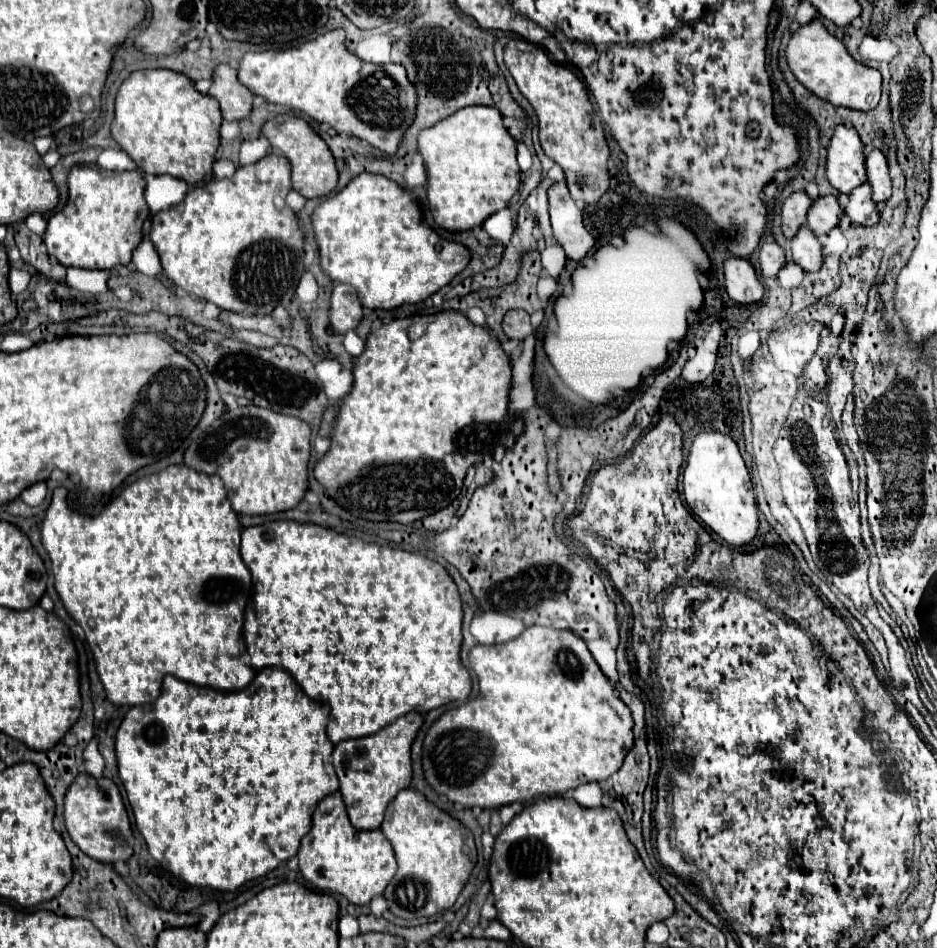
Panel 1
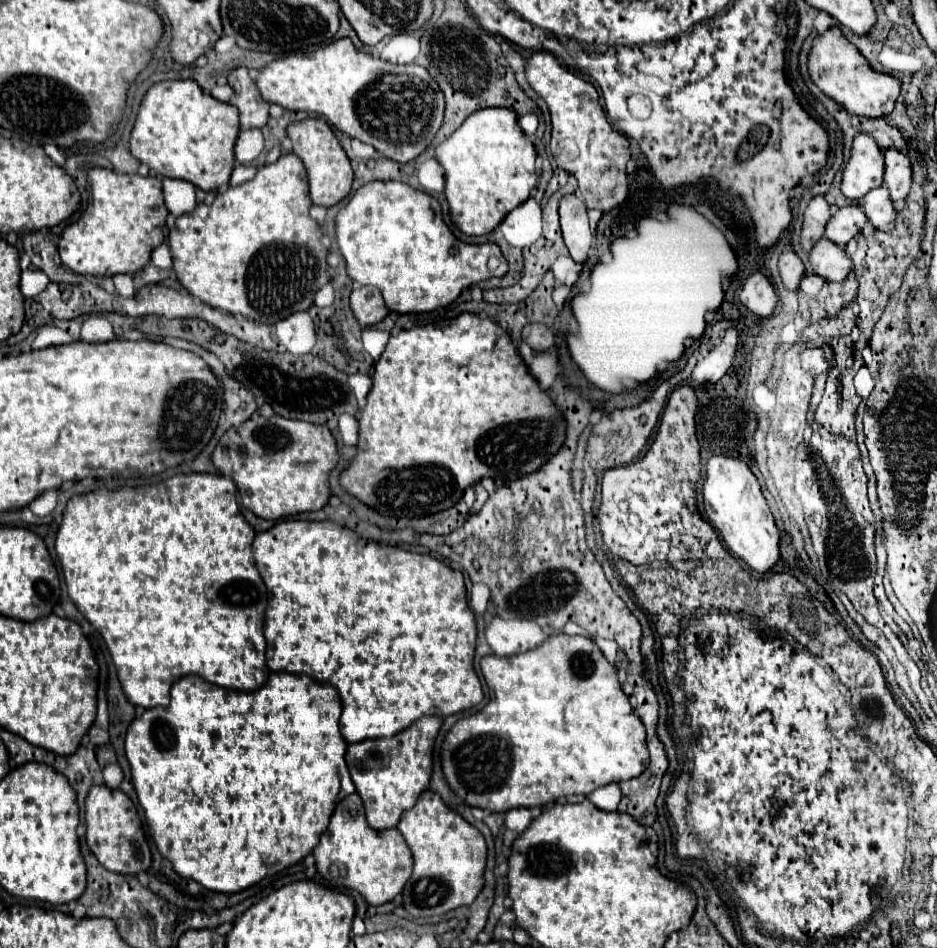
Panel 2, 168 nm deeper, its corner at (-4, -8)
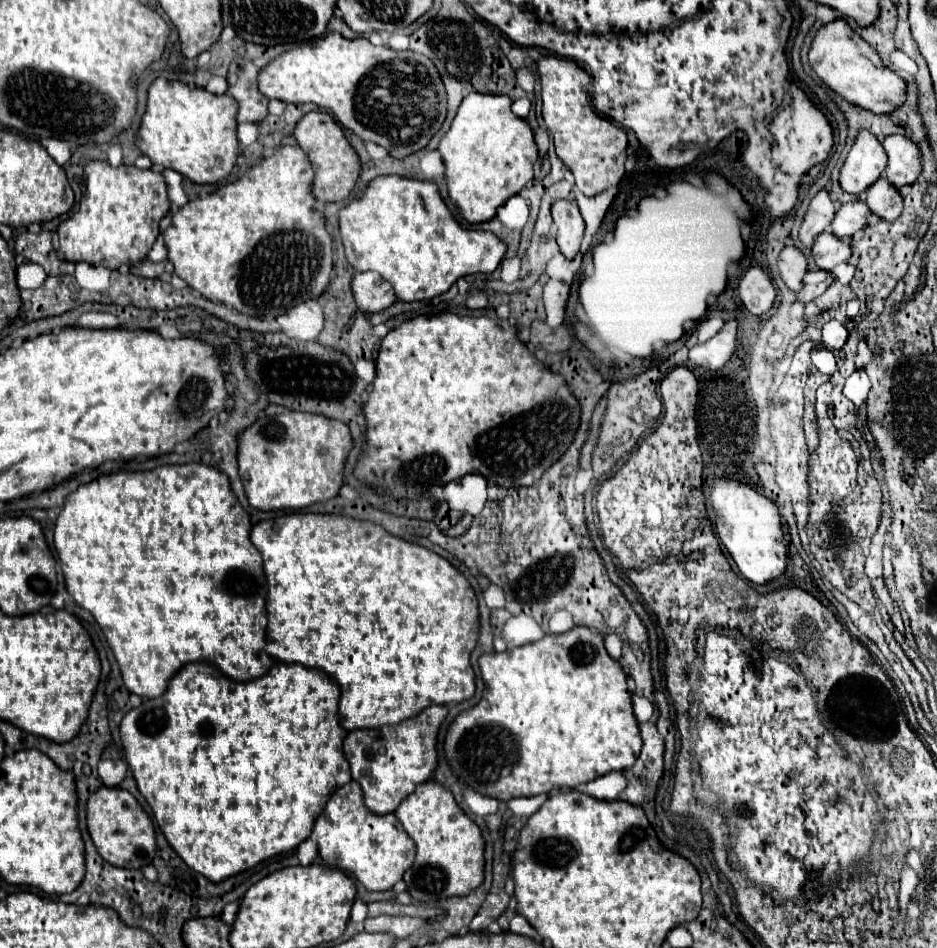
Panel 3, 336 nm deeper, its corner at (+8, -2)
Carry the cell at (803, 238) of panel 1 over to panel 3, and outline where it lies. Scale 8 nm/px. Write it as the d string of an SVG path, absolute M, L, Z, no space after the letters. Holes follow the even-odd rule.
M822 232L812 244L812 256L820 270L832 272L834 266L846 262L852 256L852 250L848 244L832 236L832 232Z

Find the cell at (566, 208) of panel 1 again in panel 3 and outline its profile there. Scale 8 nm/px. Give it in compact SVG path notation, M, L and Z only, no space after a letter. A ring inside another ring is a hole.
M556 200L554 208L552 208L552 218L554 218L554 224L558 228L556 240L558 240L560 252L568 260L572 260L578 254L580 242L584 236L582 214L580 214L578 206L572 204L570 200Z

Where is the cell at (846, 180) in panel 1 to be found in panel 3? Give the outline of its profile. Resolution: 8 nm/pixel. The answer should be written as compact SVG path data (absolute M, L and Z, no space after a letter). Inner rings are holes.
M860 130L840 168L840 186L850 194L860 194L880 178L884 168L886 152L882 144L868 130Z

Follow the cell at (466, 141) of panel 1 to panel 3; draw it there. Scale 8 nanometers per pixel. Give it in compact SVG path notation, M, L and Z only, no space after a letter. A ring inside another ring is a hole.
M466 96L450 130L438 144L446 166L448 196L470 224L494 218L498 206L518 194L534 178L534 162L538 160L534 134L526 120L512 114L510 104L512 100L506 96Z

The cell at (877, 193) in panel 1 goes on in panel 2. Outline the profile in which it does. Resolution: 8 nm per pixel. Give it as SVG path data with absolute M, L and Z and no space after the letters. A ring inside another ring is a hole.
M888 148L884 156L886 156L884 186L890 190L892 200L902 200L908 196L910 186L912 186L910 158L896 148Z

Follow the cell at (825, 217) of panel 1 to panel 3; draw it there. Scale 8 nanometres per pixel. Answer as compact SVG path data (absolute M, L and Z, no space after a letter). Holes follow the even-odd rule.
M860 200L842 204L840 210L836 210L834 220L830 224L832 234L838 236L842 242L850 242L852 234L866 226L866 214L868 214L868 206Z

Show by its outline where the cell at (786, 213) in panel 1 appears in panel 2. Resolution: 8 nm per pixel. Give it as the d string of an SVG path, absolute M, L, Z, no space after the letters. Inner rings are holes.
M816 196L804 212L800 244L806 252L810 252L812 246L824 236L824 230L830 218L832 218L832 206L826 202L824 196Z

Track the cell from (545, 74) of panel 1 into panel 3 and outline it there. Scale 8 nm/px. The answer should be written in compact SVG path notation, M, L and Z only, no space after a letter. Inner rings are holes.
M548 54L540 56L538 78L542 86L542 118L554 140L558 158L570 168L576 186L584 196L596 196L618 186L624 176L626 132L614 122L598 116L590 106L590 76L576 62Z

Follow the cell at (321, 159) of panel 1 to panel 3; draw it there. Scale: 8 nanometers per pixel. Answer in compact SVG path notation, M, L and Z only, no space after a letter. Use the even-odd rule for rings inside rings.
M310 112L302 116L292 134L314 168L314 182L312 182L314 198L324 204L344 200L356 184L356 178L360 174L360 160L352 150L352 146L348 144L348 140L344 138L340 126L326 112Z

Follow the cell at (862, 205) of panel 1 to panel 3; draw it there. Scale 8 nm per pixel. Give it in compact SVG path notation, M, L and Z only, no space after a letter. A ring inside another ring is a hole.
M880 176L868 190L866 190L866 200L872 214L876 214L882 220L894 222L900 212L902 212L902 198L894 186L886 178Z

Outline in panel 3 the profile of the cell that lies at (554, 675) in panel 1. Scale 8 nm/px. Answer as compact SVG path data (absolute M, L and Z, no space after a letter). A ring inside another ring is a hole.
M576 626L570 632L546 634L542 640L538 640L534 644L518 646L514 650L482 654L478 658L478 666L480 666L480 672L482 672L482 678L484 678L484 684L486 684L484 696L482 696L482 700L476 706L472 706L470 710L460 712L452 720L452 724L450 724L448 732L446 732L446 738L444 738L444 756L446 756L448 766L452 768L452 772L458 778L464 778L464 784L470 786L472 790L476 790L476 792L480 792L484 796L508 802L508 800L518 798L518 796L550 794L558 786L578 786L578 784L590 782L590 780L594 780L594 778L598 778L602 774L626 770L626 768L630 768L636 762L636 758L640 754L640 748L642 748L642 740L640 740L640 732L638 732L638 722L636 722L634 712L632 712L630 692L626 688L626 674L622 672L622 666L608 656L608 652L604 648L604 638L600 634L594 634L588 628Z

